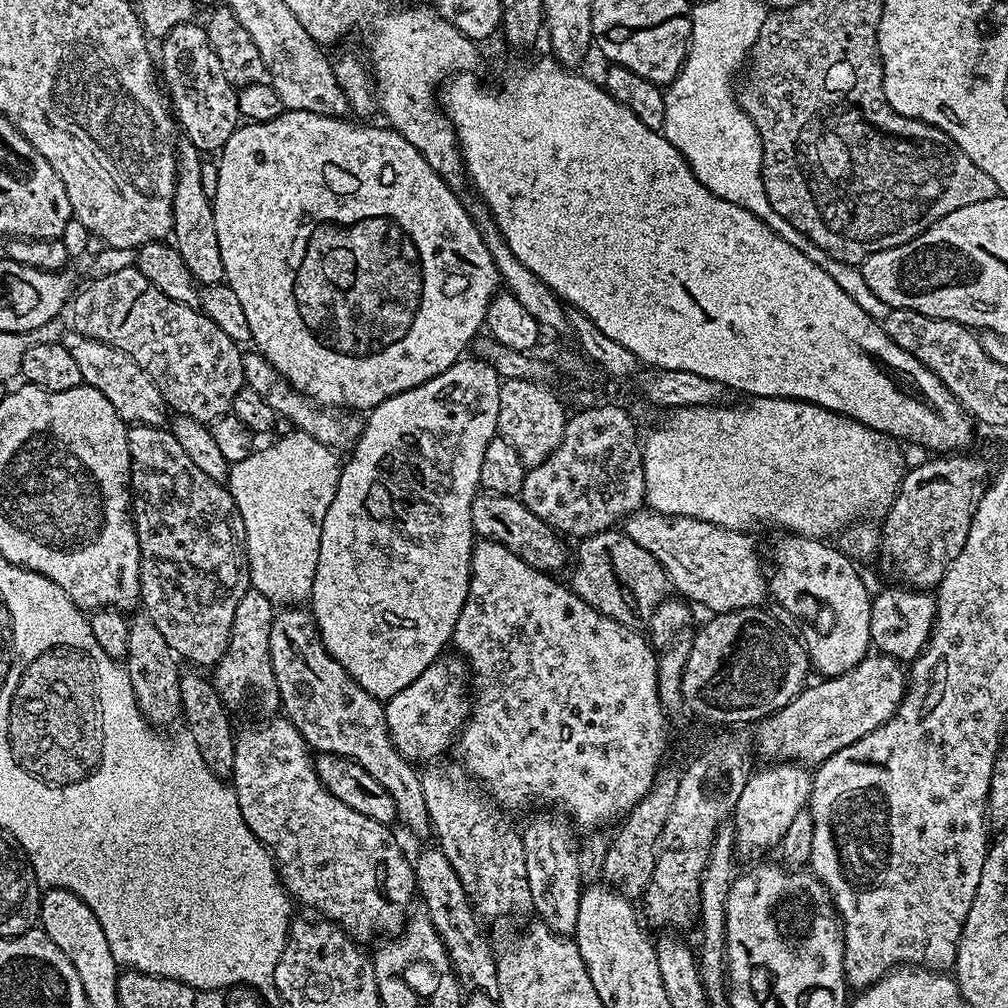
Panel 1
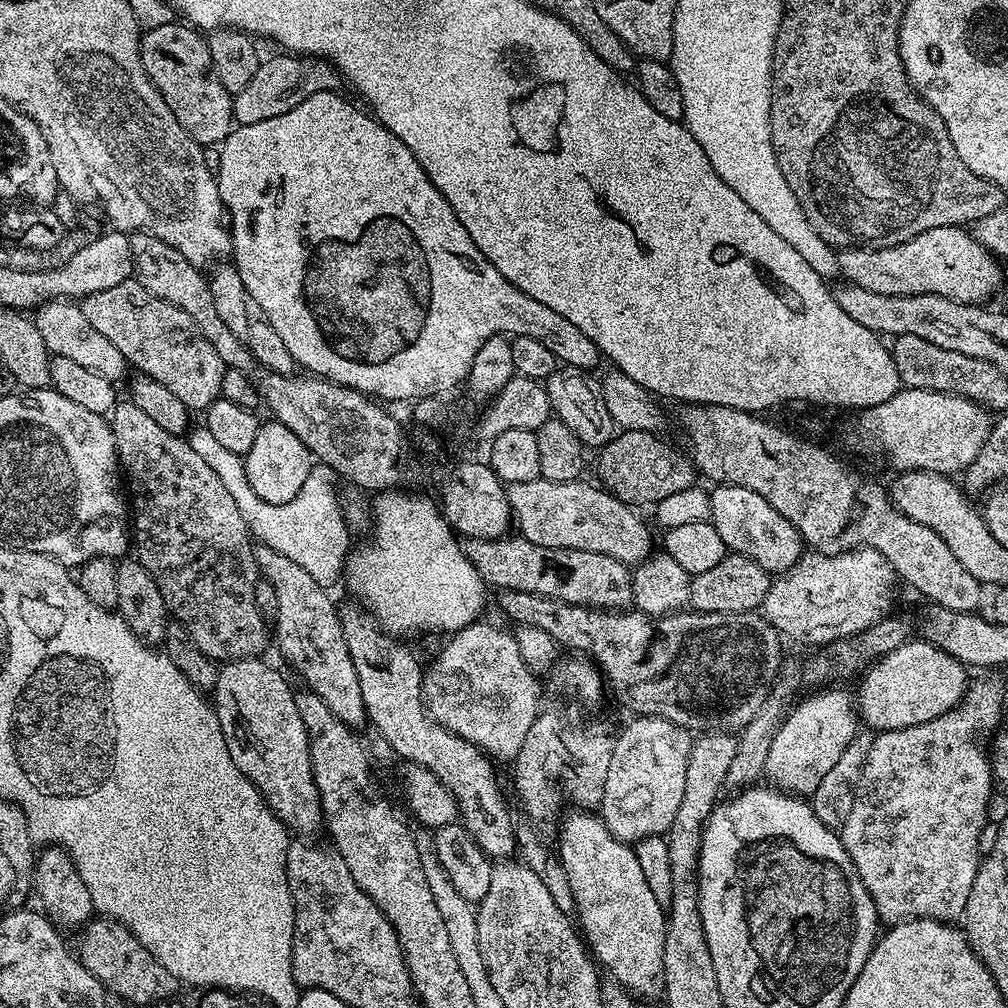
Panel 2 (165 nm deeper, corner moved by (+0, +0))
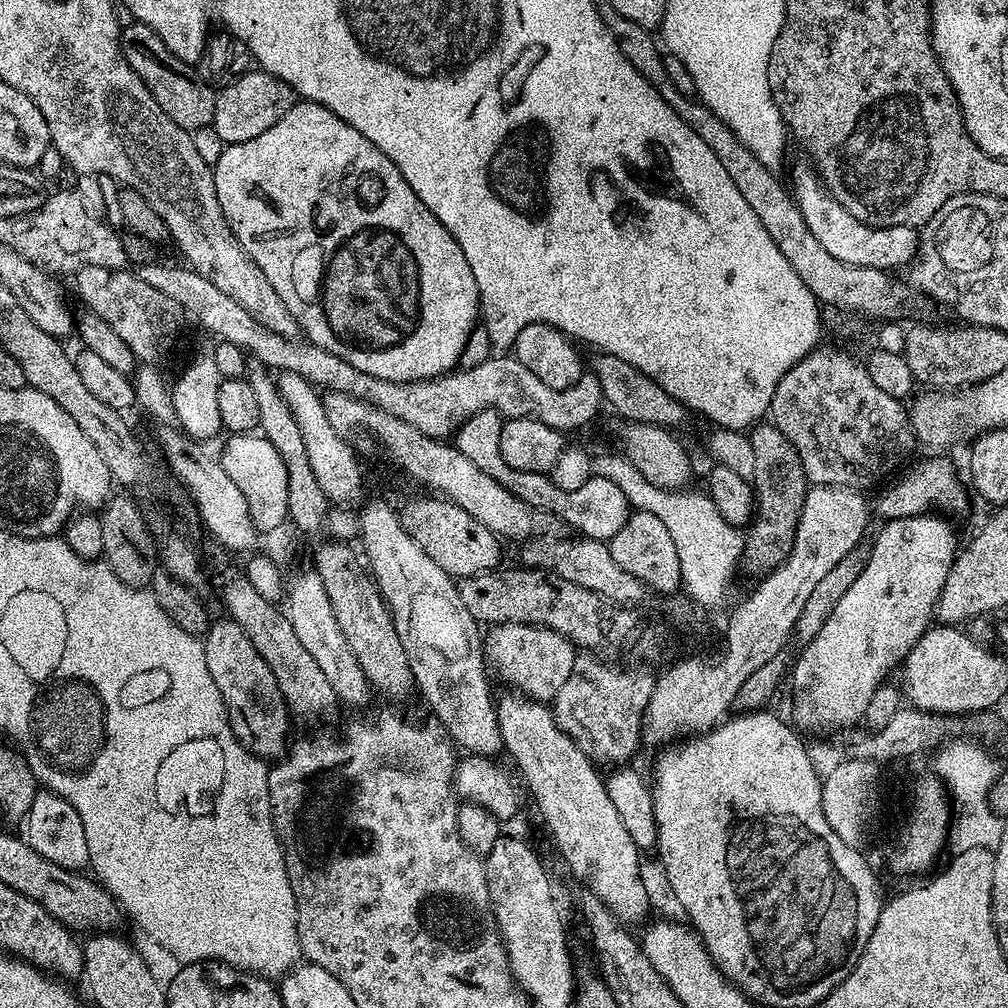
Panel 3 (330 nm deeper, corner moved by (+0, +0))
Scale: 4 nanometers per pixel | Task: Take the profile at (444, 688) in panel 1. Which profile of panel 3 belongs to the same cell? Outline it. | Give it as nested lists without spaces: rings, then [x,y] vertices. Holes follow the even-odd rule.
[[[534,624],[491,625],[483,642],[491,671],[496,671],[512,687],[509,689],[541,702],[555,700],[566,678],[570,678],[570,670],[574,670],[574,658],[578,654],[576,645],[567,636],[549,628],[537,628]]]

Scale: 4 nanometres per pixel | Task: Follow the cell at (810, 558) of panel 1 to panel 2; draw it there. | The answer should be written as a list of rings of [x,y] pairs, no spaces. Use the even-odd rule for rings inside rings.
[[[733,484],[717,485],[713,489],[709,493],[709,519],[718,531],[718,536],[722,538],[725,549],[737,555],[750,557],[769,574],[783,574],[797,563],[804,552],[800,532],[788,519],[783,518],[774,506],[770,506],[766,498],[754,490],[736,487]]]

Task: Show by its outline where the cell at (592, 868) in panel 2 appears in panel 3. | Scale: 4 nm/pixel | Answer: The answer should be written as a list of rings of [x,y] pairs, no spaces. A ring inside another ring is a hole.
[[[508,694],[496,700],[496,717],[502,734],[504,752],[516,763],[515,771],[520,771],[519,779],[523,787],[532,791],[532,800],[540,811],[546,827],[552,831],[552,840],[560,851],[568,868],[580,880],[585,880],[587,891],[590,891],[612,911],[616,919],[625,925],[632,926],[648,912],[648,888],[640,877],[641,849],[626,834],[626,826],[622,826],[622,818],[618,818],[618,810],[614,810],[614,802],[610,802],[610,794],[604,789],[604,776],[597,765],[588,759],[582,750],[556,724],[551,707],[547,703],[533,700],[523,694]]]

